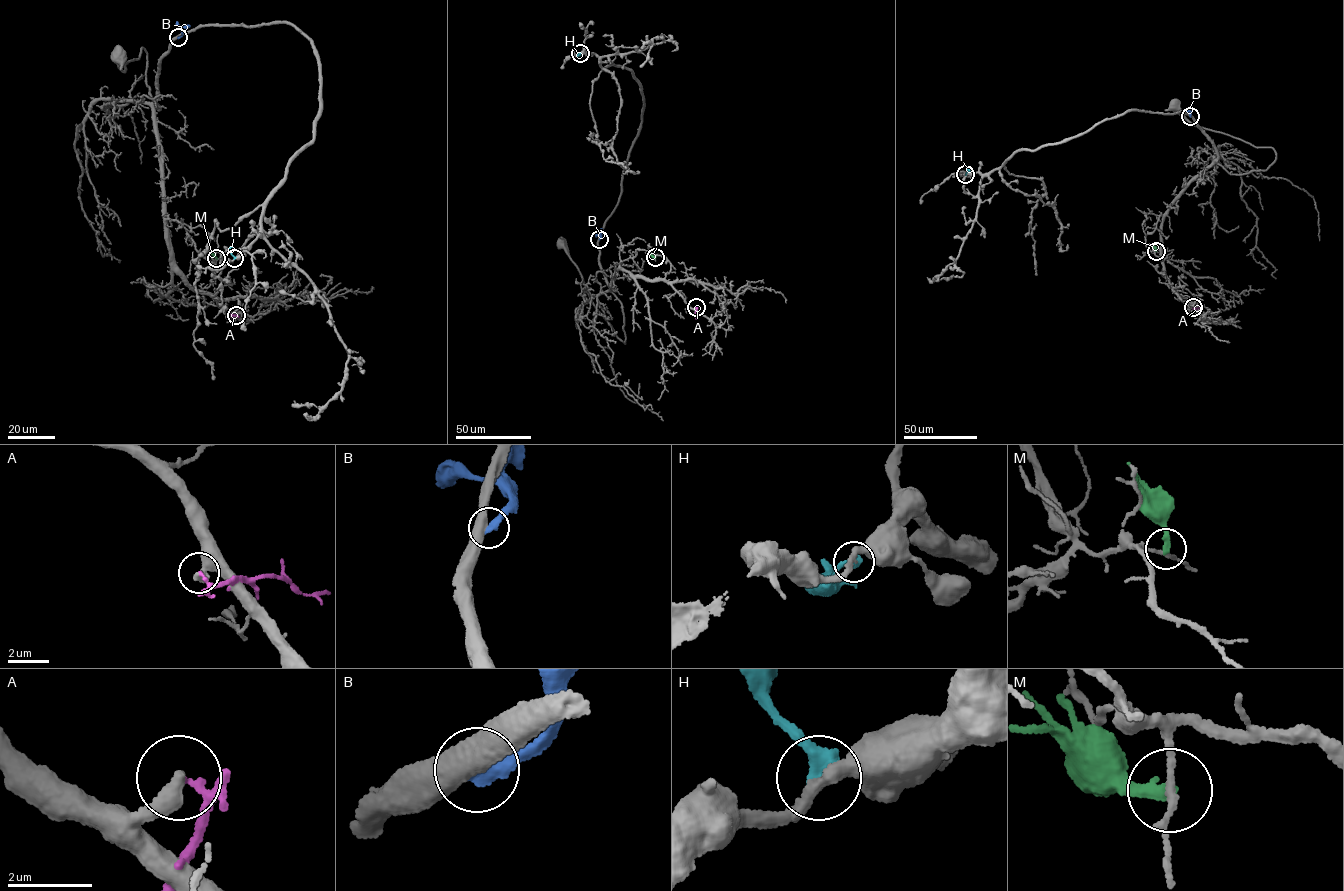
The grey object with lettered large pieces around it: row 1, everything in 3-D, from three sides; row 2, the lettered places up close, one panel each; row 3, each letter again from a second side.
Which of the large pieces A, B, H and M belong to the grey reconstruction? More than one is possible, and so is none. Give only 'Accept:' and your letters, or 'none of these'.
Accept: H

